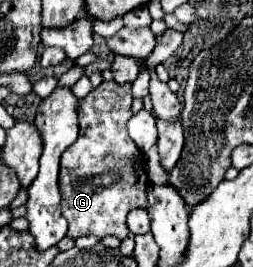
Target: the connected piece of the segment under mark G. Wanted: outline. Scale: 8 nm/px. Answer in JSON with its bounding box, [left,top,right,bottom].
[60,82,148,238]

